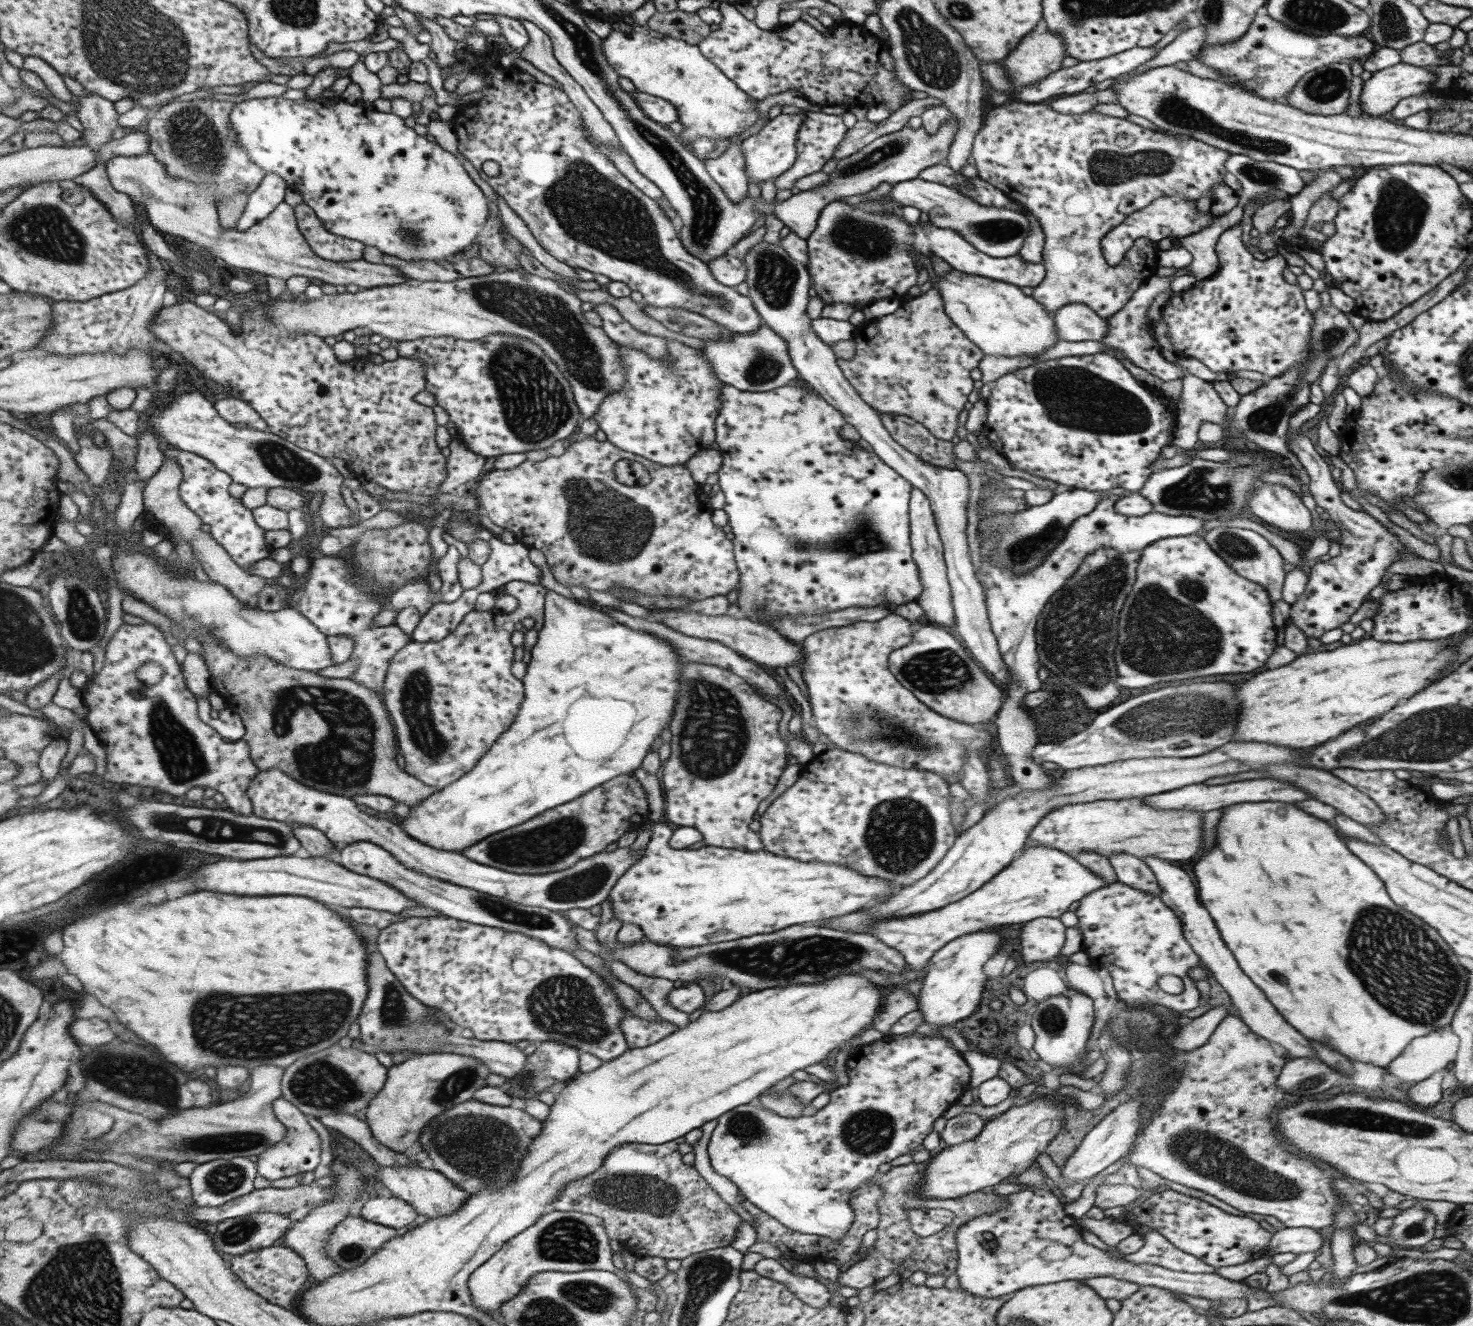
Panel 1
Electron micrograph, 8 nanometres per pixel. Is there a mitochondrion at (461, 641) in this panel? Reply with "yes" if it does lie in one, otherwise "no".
no

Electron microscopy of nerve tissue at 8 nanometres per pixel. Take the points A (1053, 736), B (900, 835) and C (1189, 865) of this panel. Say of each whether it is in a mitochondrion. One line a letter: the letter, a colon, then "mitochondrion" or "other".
A: other
B: mitochondrion
C: other

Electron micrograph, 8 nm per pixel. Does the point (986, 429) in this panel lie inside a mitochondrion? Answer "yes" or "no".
no

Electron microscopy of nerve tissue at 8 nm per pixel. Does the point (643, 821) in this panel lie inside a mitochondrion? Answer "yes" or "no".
no

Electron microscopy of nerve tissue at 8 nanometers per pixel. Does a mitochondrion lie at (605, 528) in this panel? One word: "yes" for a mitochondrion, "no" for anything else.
yes

